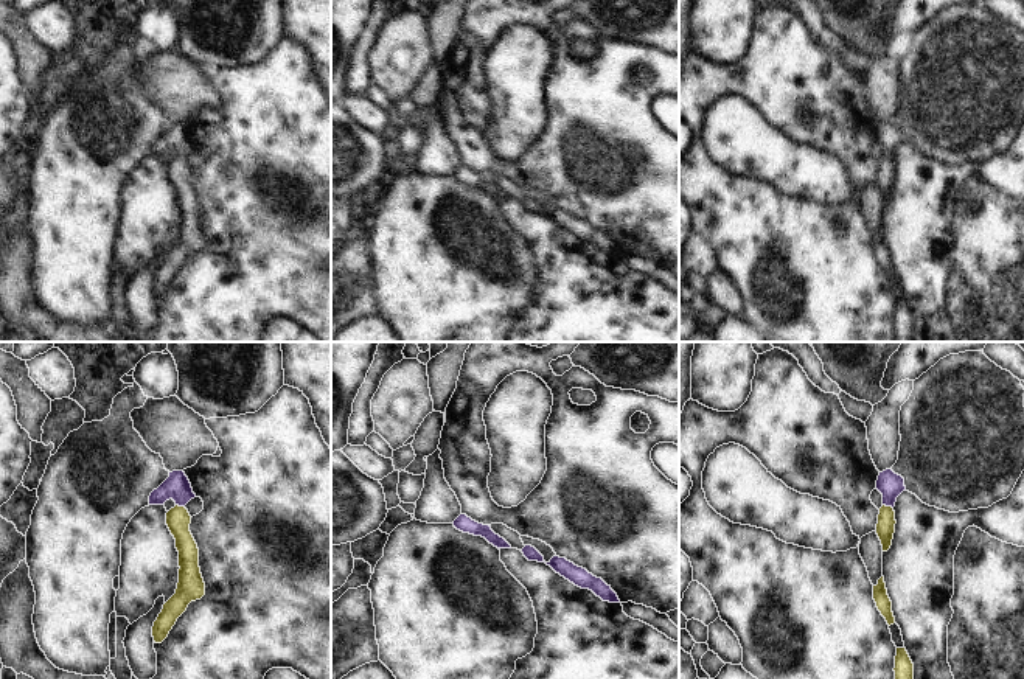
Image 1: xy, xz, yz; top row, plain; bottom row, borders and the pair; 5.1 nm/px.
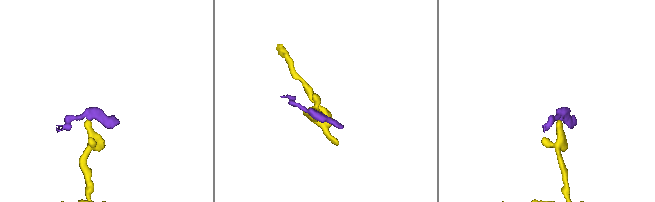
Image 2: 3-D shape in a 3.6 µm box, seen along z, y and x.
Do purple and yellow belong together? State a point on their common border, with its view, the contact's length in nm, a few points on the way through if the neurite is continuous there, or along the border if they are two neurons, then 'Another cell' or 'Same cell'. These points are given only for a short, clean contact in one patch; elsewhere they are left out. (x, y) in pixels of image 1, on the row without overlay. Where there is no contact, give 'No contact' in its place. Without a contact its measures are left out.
Touches purple at yz (888, 157). Shared border 60 nm. Path across: yz (891, 137), (888, 157), (886, 171). Same cell.

